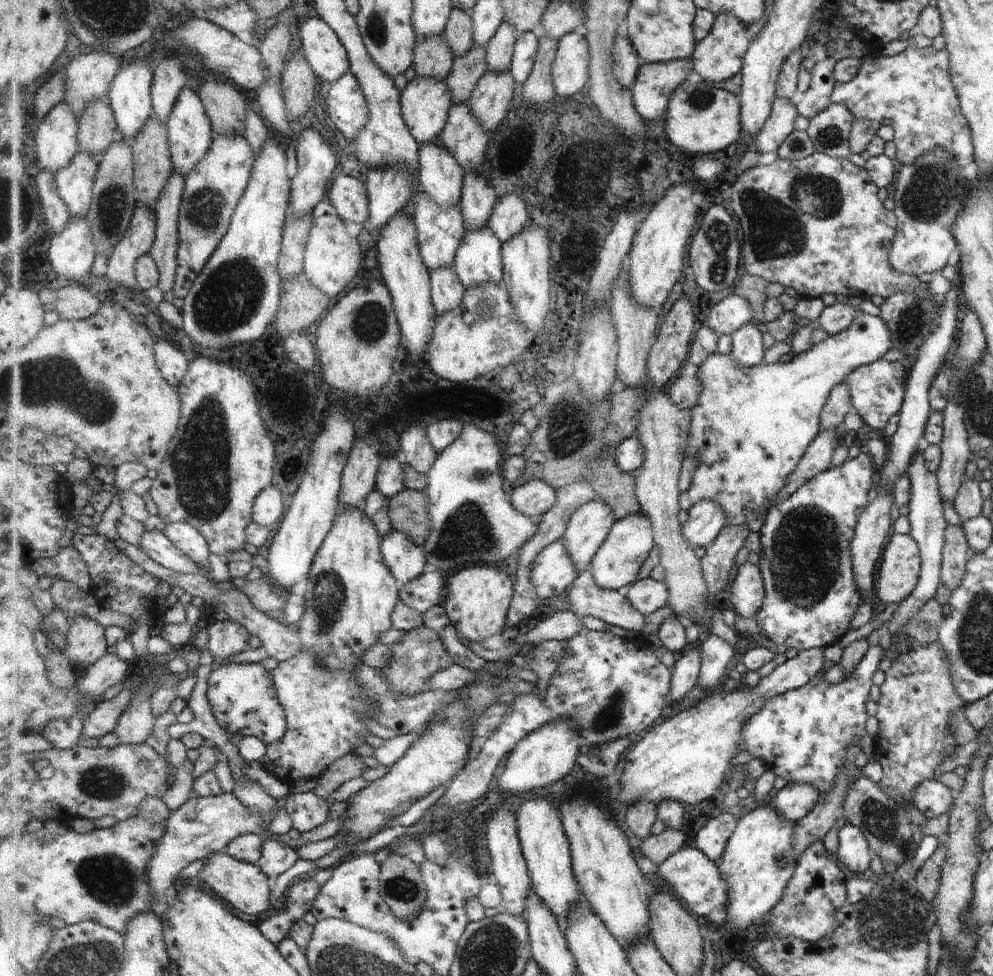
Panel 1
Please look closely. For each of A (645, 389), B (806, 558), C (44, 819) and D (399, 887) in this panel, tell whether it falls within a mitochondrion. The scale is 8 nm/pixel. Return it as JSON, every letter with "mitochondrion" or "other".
{"A":"other","B":"mitochondrion","C":"other","D":"mitochondrion"}

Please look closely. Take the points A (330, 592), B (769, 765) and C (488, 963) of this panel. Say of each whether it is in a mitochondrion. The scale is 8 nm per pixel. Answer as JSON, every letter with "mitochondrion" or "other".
{"A":"mitochondrion","B":"other","C":"mitochondrion"}

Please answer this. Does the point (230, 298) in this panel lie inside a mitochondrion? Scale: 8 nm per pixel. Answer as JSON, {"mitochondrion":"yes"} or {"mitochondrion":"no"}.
{"mitochondrion":"yes"}

